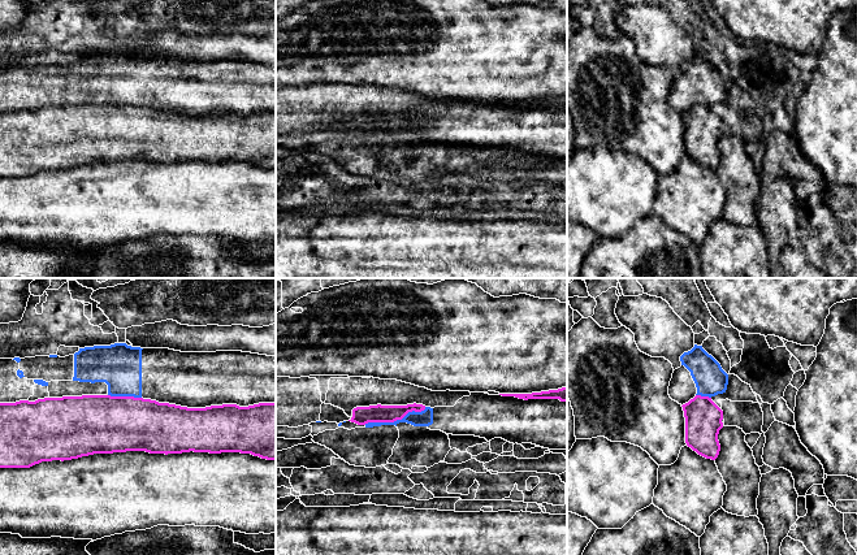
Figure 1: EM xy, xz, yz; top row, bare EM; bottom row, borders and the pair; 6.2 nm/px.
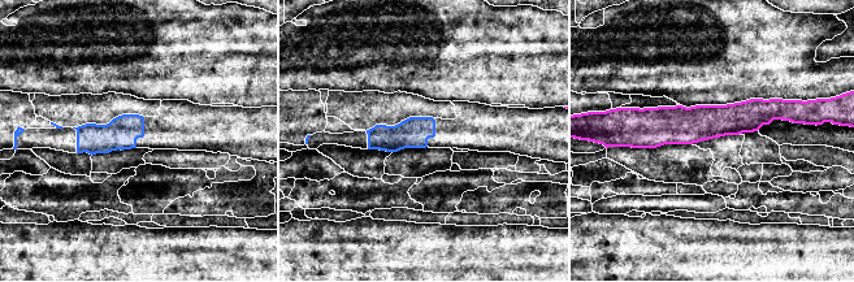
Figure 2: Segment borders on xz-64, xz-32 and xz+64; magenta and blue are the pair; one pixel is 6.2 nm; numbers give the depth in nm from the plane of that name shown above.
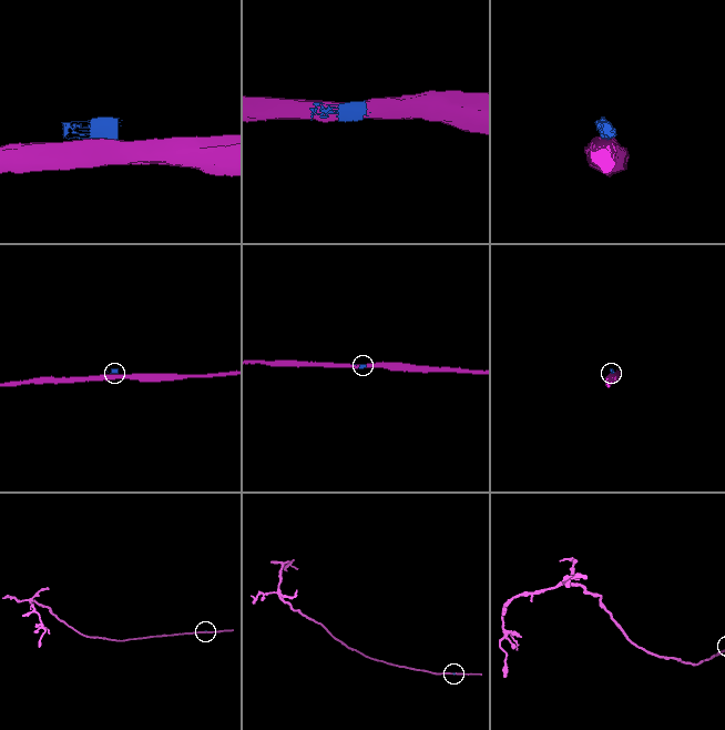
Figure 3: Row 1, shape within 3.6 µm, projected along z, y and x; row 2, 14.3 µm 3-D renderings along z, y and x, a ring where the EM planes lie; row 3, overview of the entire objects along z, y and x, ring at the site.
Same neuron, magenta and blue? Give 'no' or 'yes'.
no

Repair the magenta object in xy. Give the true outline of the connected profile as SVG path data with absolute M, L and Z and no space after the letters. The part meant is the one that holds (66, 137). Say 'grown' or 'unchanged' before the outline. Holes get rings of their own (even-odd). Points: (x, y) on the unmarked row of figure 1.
unchanged; M82 104L0 112L0 177L126 160L241 161L276 169L276 110L187 117L134 105Z

